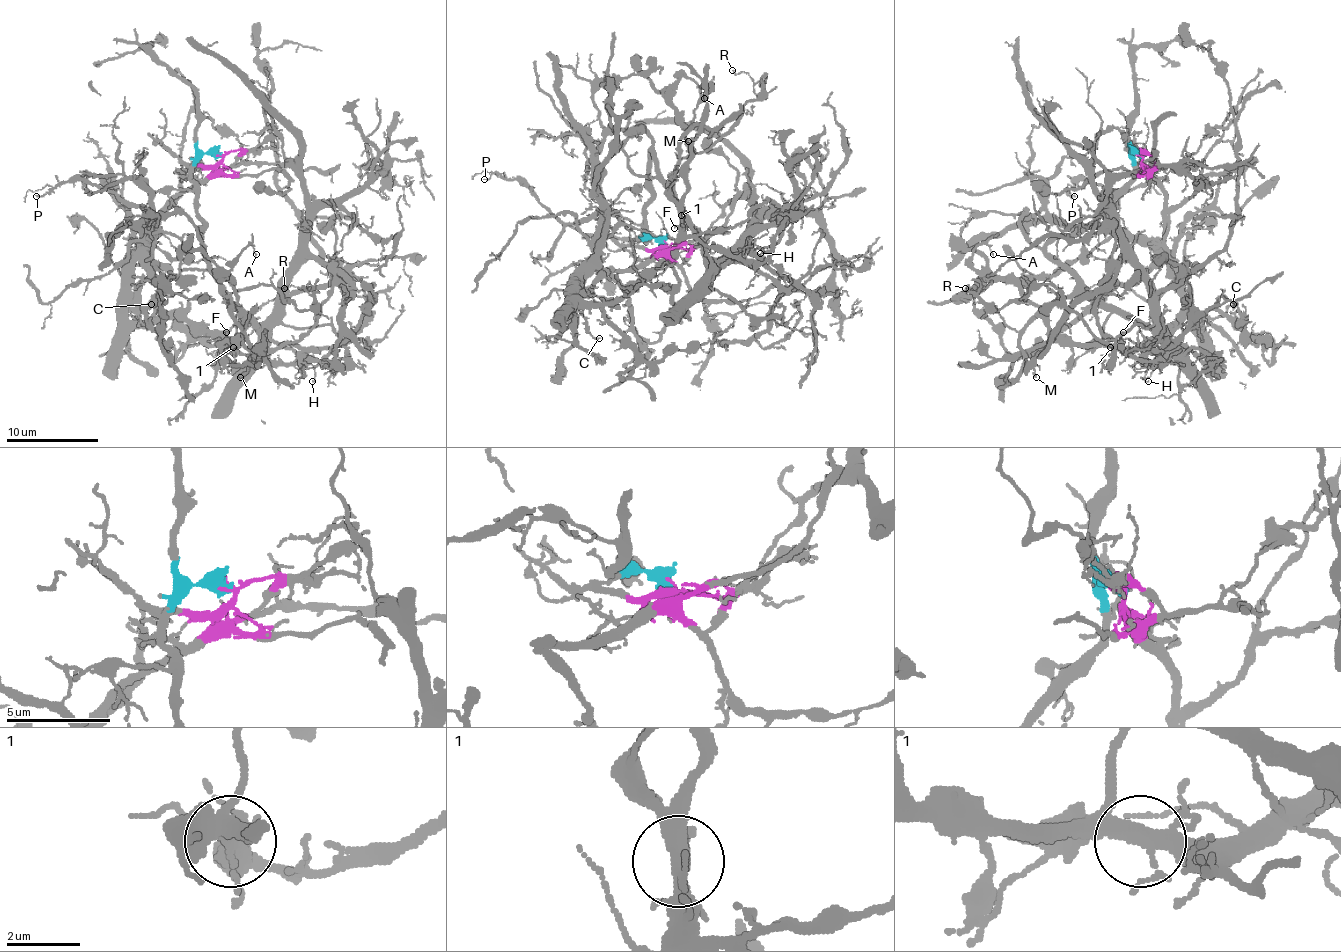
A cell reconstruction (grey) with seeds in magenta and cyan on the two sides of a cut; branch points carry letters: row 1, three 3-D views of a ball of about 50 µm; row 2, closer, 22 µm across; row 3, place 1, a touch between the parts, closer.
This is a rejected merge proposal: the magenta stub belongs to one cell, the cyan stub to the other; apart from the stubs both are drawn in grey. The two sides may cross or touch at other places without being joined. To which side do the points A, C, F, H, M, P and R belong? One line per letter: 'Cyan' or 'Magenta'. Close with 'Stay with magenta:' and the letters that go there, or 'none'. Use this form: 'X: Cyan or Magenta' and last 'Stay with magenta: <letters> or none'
A: Magenta
C: Magenta
F: Magenta
H: Magenta
M: Magenta
P: Magenta
R: Cyan
Stay with magenta: A, C, F, H, M, P

